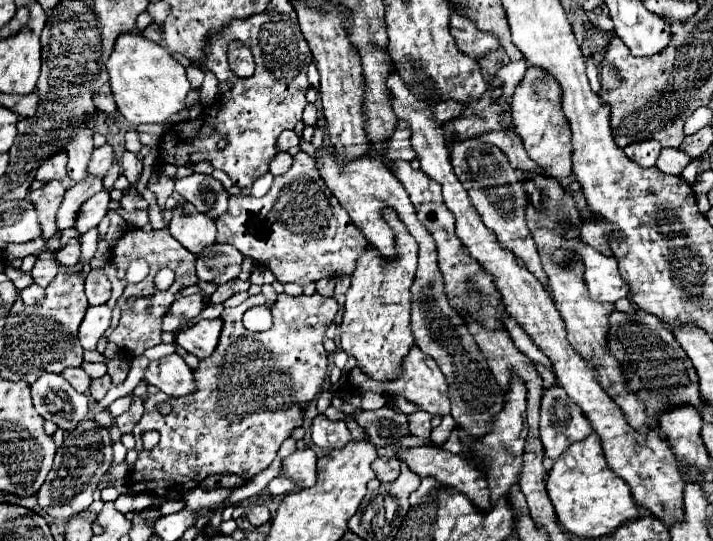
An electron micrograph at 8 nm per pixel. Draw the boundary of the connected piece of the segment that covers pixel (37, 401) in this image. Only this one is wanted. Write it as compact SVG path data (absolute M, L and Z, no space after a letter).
M43 374L31 386L33 406L43 420L55 422L61 430L75 430L87 418L89 396L79 394L63 376Z

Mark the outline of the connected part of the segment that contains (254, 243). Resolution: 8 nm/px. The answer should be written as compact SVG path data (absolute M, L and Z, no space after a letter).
M305 152L293 156L293 166L289 168L289 172L277 176L273 186L263 198L253 198L243 194L231 196L229 210L215 220L215 226L217 226L217 242L235 246L243 256L271 270L273 276L283 284L295 282L305 286L309 282L319 282L323 278L337 278L351 274L355 270L355 260L363 254L363 248L367 248L365 236L355 228L343 206L323 184L323 178L315 168L315 160Z

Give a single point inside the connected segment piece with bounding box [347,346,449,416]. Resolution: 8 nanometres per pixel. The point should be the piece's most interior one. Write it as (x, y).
(422, 383)

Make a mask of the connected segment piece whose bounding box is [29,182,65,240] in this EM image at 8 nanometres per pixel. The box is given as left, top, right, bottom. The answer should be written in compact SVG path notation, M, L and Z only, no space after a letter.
M47 182L43 188L33 190L29 196L31 204L35 204L35 210L39 212L41 238L45 238L45 240L49 240L57 234L55 218L57 218L59 206L63 202L63 194L65 194L65 188L61 182Z

